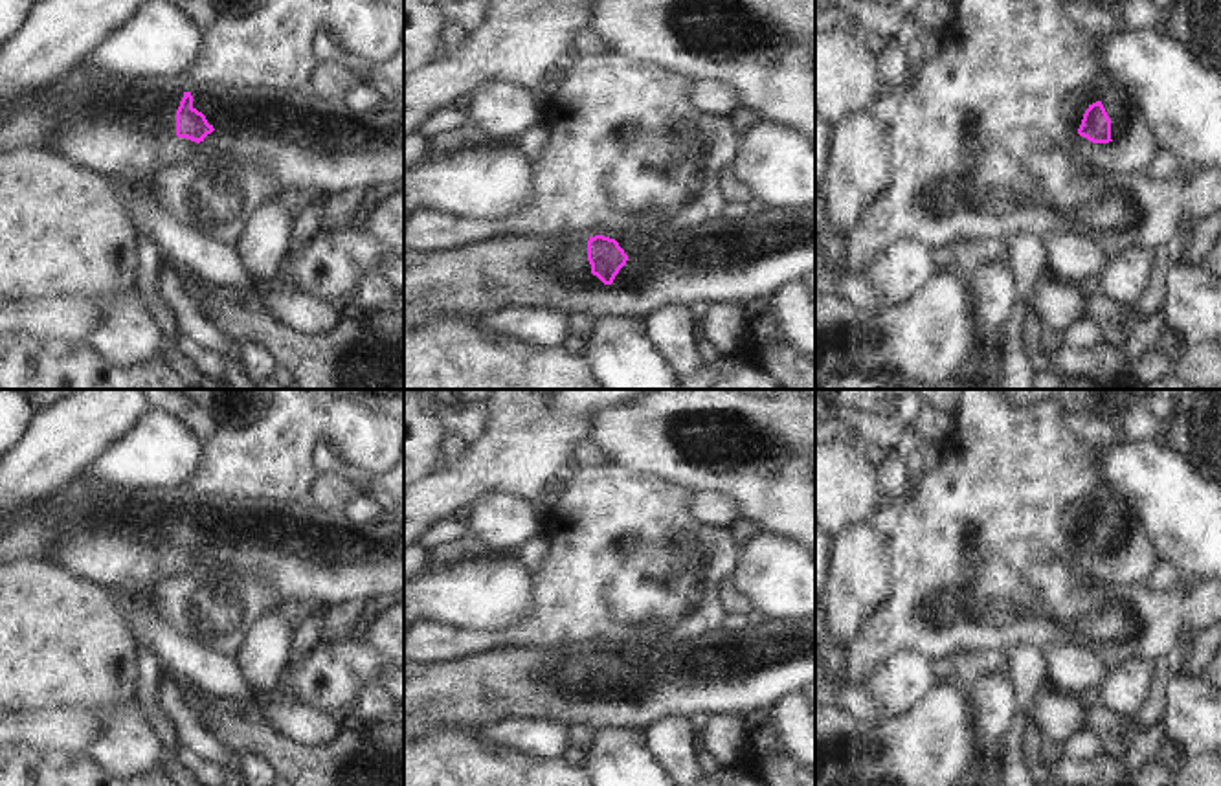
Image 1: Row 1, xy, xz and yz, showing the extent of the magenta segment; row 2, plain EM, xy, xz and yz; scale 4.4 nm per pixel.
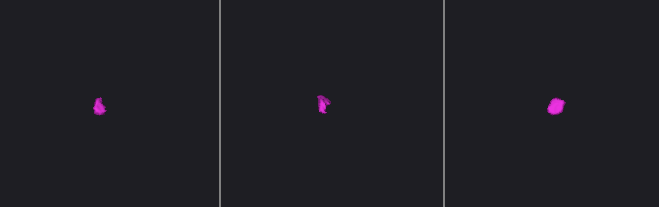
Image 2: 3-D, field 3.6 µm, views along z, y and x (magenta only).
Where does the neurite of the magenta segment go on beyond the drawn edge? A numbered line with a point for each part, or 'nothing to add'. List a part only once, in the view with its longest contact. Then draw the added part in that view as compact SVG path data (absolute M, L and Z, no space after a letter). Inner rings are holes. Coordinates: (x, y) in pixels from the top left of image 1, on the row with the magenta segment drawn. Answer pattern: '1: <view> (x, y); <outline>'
1: xy (362, 151); M330 99L327 141L314 147L277 136L237 136L230 129L213 130L200 143L163 140L66 114L50 149L103 176L141 180L154 178L160 165L180 165L198 154L231 154L272 171L290 193L314 187L329 196L404 182L404 107L358 114L345 99Z

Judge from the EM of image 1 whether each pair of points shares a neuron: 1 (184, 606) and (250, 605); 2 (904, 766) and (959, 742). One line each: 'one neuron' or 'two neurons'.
1: one neuron
2: one neuron

